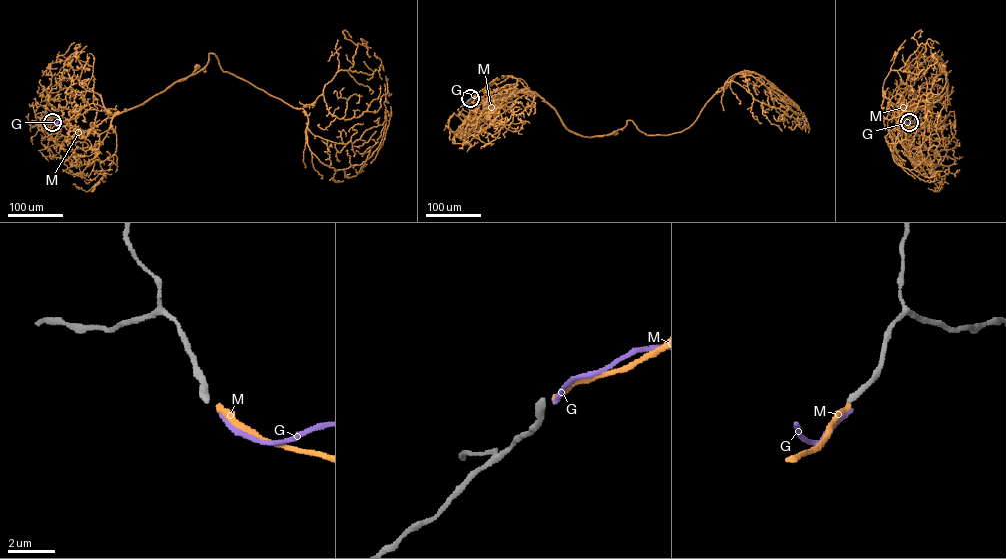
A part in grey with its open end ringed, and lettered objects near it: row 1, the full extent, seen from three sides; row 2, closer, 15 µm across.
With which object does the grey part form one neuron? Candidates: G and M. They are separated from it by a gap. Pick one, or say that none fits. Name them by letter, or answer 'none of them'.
M

